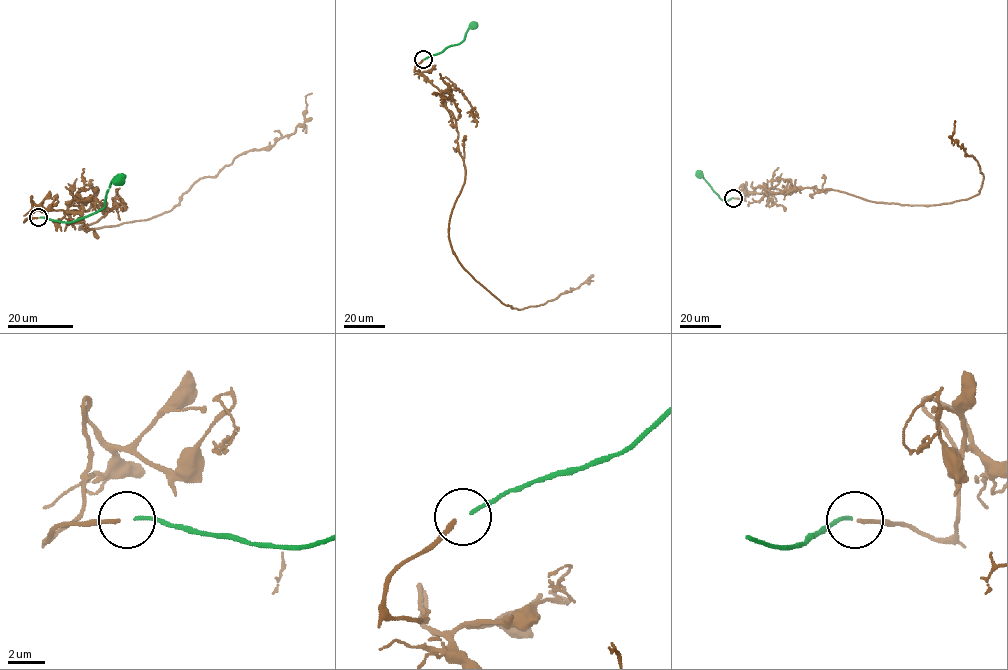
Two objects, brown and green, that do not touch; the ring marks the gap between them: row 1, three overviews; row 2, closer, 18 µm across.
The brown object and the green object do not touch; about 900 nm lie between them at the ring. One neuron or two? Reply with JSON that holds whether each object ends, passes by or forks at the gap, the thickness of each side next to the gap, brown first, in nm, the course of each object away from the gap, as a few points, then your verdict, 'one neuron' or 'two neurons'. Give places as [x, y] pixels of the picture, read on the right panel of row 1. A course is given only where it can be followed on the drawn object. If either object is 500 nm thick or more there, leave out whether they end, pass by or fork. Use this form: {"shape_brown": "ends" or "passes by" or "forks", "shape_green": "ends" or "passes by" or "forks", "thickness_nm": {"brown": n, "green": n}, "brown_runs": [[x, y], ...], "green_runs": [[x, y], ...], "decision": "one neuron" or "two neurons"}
{"shape_brown": "ends", "shape_green": "ends", "thickness_nm": {"brown": 240, "green": 190}, "brown_runs": [[734, 198], [744, 200], [742, 184], [900, 204], [967, 199], [983, 176], [952, 138], [955, 120]], "green_runs": [[733, 198], [724, 201], [700, 175]], "decision": "one neuron"}

